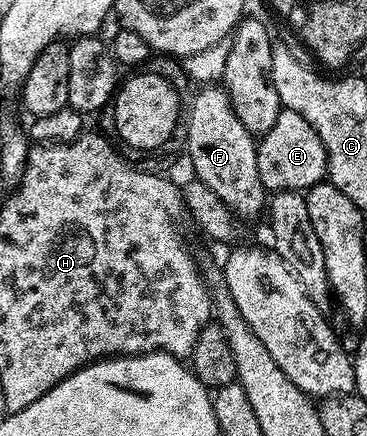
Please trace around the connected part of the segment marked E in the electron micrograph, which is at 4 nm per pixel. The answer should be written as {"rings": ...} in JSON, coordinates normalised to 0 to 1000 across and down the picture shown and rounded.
{"rings":[[[771,248],[755,261],[755,280],[744,280],[744,289],[719,312],[703,314],[700,399],[711,399],[717,429],[738,445],[826,440],[856,422],[883,420],[891,356],[864,298],[853,298],[853,289],[842,289],[842,280],[820,271],[820,261]]]}

